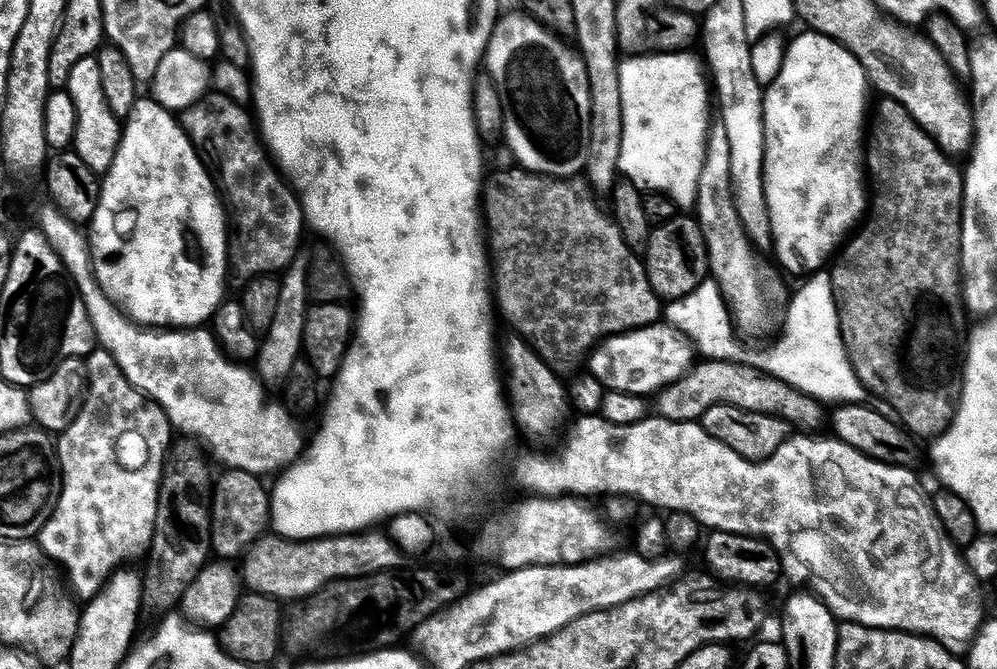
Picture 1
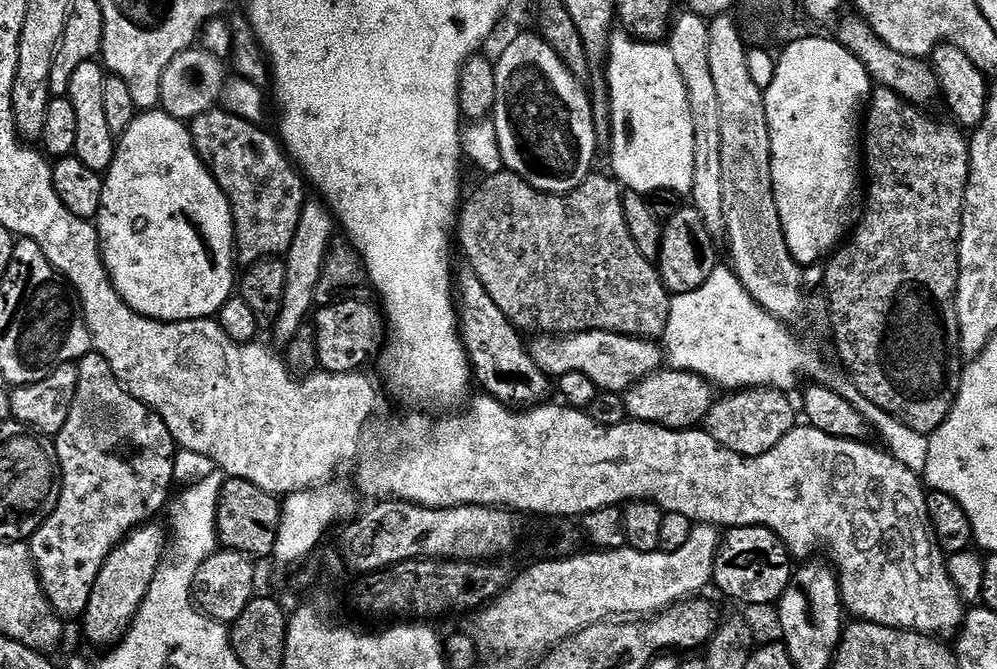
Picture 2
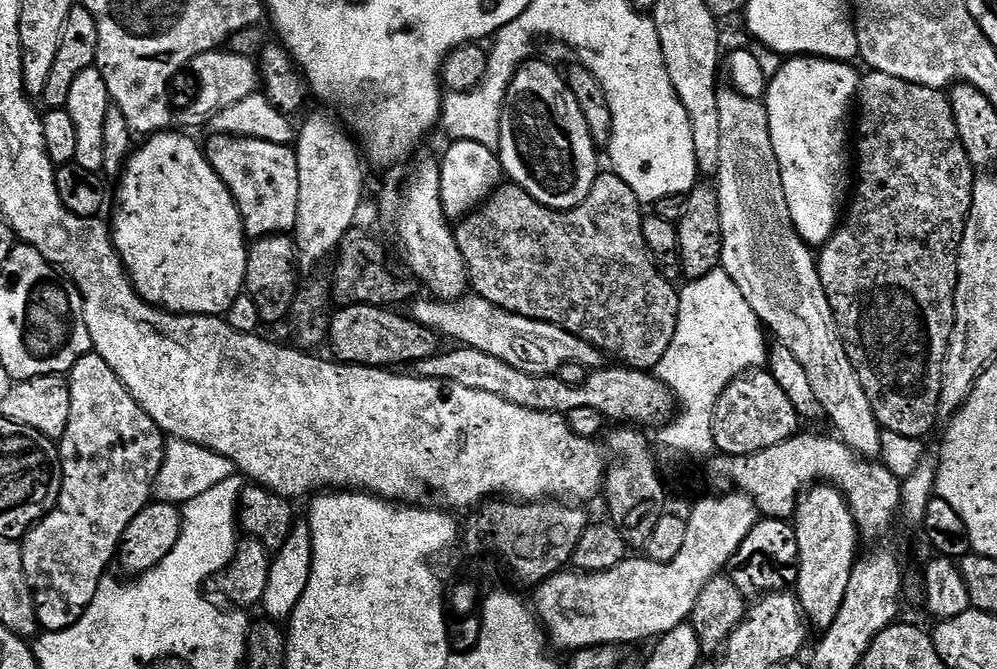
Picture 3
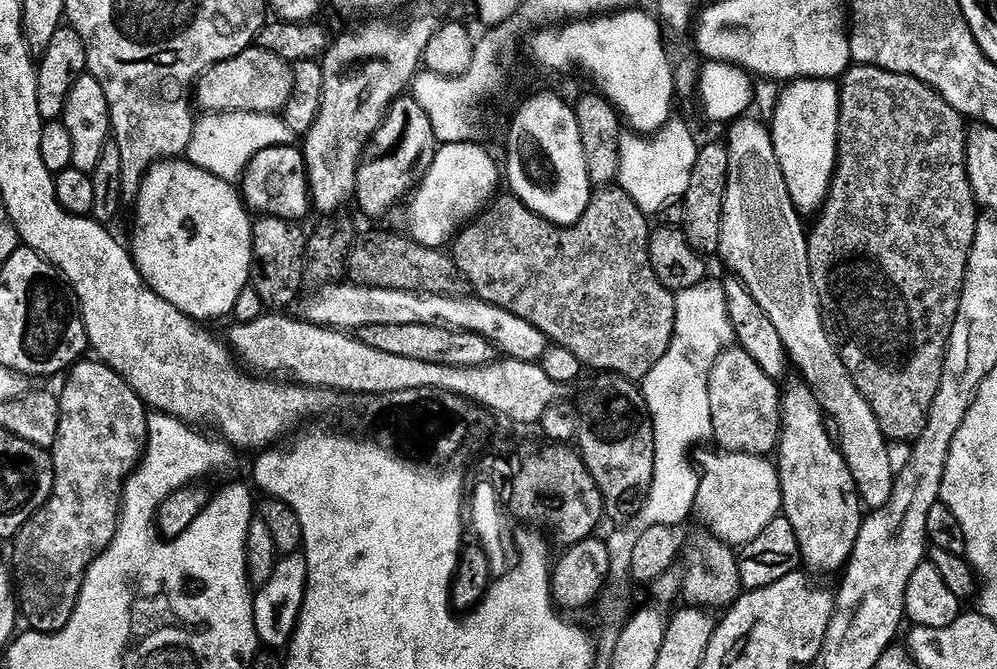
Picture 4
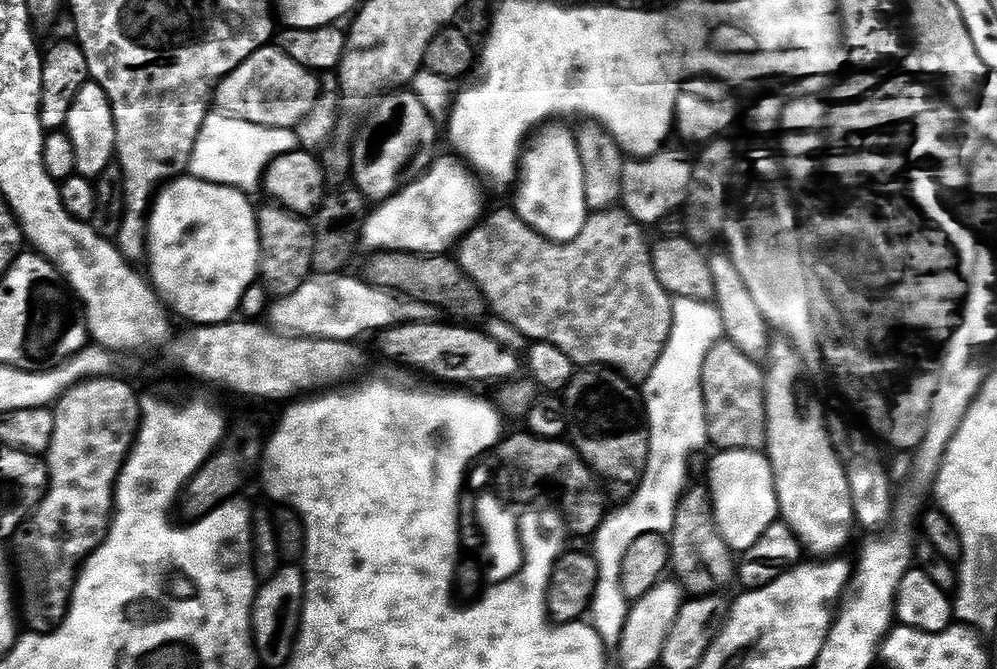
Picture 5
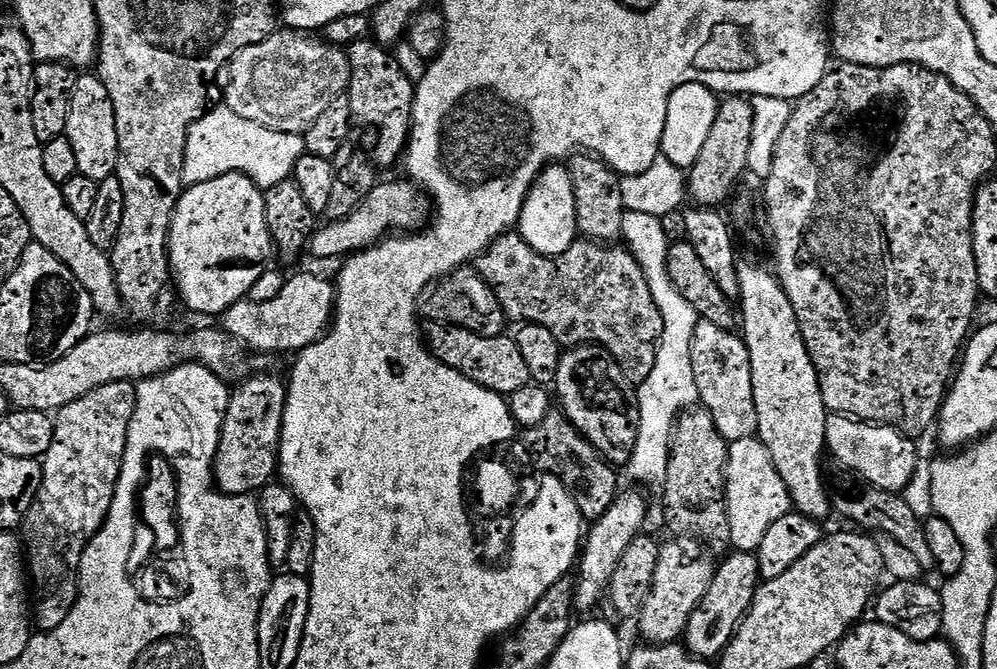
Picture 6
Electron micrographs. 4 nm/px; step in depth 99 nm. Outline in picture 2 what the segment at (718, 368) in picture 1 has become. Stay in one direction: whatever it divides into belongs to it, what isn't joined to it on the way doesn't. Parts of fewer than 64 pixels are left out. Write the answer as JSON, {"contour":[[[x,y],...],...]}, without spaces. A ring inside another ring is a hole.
{"contour":[[[671,366],[661,367],[659,372],[652,372],[646,378],[642,378],[623,393],[623,397],[624,411],[632,420],[677,430],[695,429],[699,425],[696,423],[699,420],[701,423],[707,417],[718,399],[710,381],[703,380],[696,372],[680,372]]]}

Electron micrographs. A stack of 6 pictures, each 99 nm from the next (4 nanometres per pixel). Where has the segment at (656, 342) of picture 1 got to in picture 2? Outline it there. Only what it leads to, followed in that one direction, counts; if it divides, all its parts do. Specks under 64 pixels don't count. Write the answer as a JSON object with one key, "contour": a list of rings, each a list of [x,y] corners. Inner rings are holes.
{"contour":[[[576,332],[573,336],[553,338],[540,334],[530,344],[537,366],[549,377],[581,372],[594,378],[597,389],[605,392],[625,393],[633,384],[652,372],[659,372],[666,356],[659,343],[639,336],[623,336],[617,332]]]}

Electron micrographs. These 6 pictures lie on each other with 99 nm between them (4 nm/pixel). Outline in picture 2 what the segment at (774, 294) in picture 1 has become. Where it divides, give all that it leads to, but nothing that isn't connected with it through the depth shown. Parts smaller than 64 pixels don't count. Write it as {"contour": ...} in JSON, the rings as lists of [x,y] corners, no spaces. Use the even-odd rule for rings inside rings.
{"contour":[[[691,10],[675,17],[666,43],[678,62],[678,70],[686,82],[690,110],[694,118],[694,186],[690,193],[691,207],[702,214],[714,238],[725,235],[722,200],[722,117],[718,104],[717,87],[710,72],[708,33],[709,21]]]}

